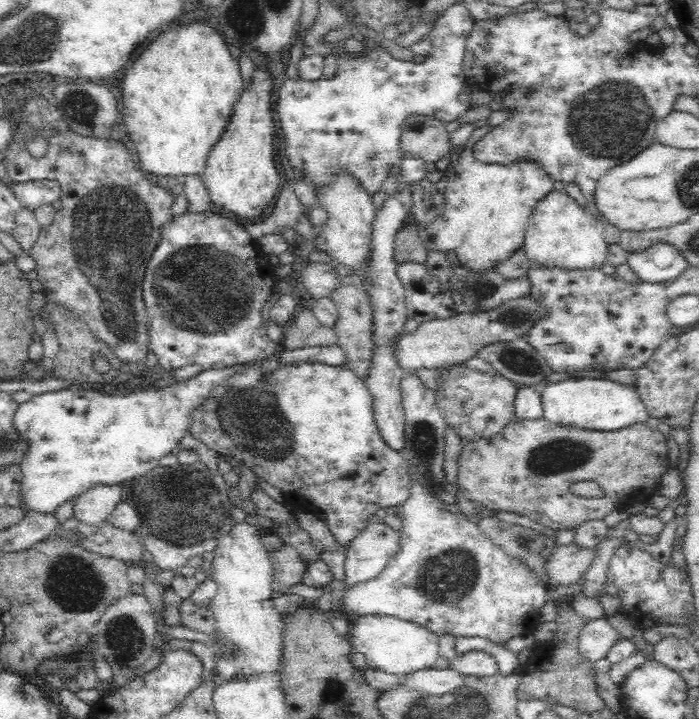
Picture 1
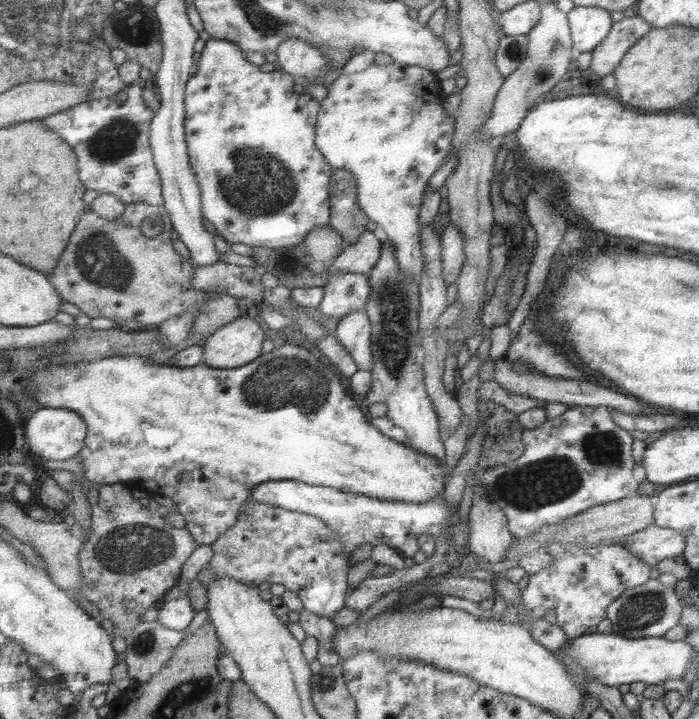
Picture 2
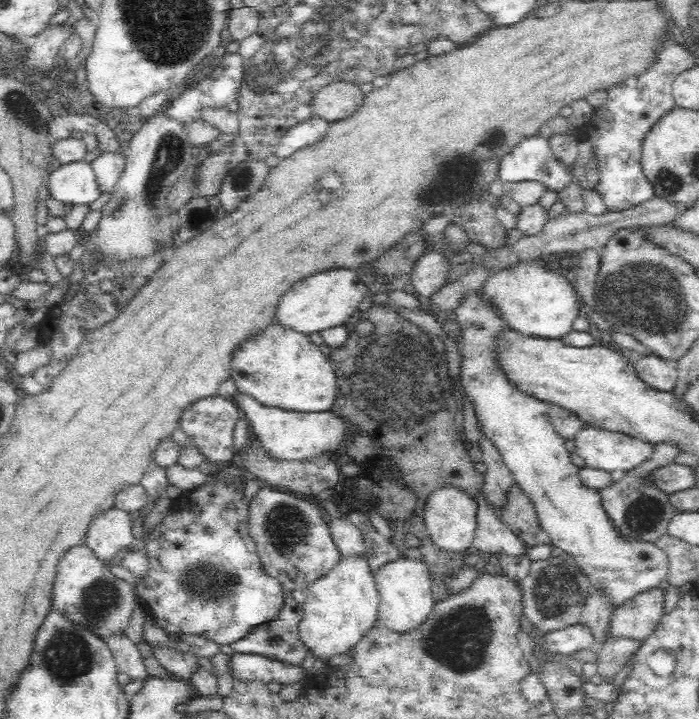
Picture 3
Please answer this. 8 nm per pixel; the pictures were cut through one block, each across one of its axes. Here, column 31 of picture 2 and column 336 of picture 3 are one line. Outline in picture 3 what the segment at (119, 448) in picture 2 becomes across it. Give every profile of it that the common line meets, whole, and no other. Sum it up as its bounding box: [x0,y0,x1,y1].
[230,322,338,413]

